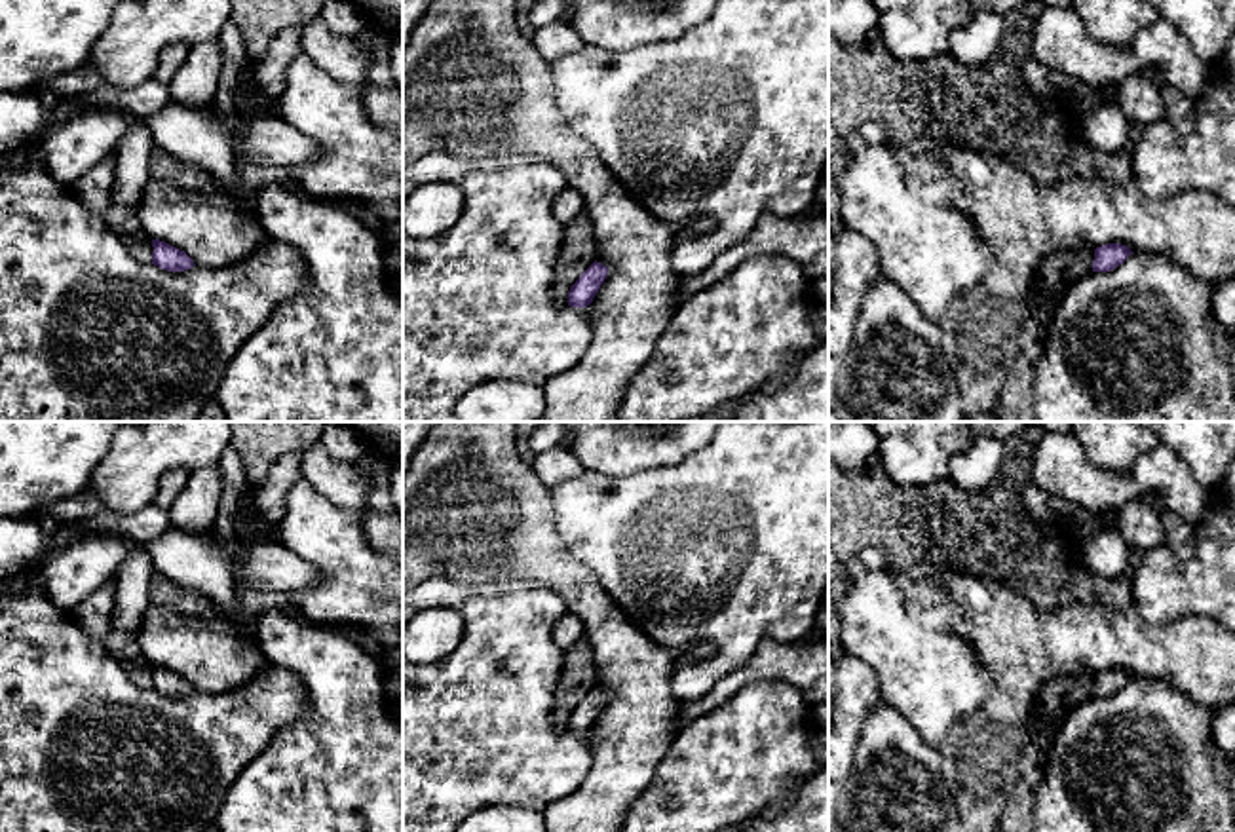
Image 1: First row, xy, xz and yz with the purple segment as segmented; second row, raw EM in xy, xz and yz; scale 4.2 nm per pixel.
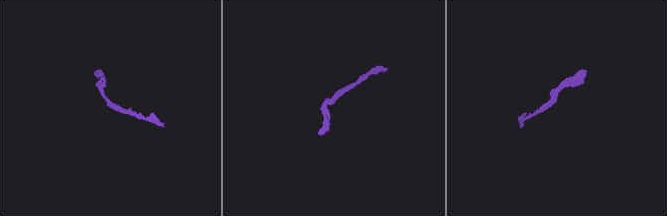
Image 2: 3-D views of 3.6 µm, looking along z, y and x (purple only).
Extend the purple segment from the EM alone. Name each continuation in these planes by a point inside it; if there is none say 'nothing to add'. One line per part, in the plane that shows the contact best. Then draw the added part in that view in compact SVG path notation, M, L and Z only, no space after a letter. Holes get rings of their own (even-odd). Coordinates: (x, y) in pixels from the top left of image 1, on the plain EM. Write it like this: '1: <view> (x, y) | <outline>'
nothing to add

